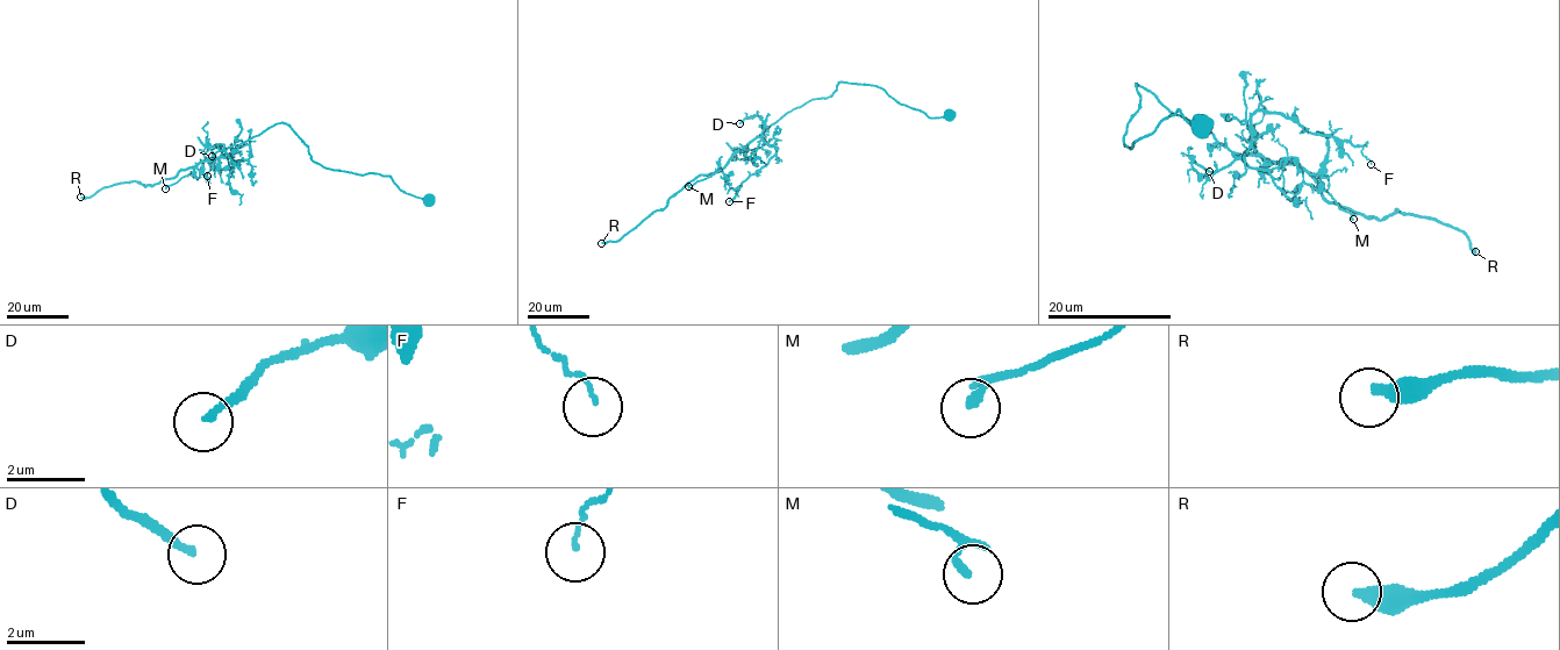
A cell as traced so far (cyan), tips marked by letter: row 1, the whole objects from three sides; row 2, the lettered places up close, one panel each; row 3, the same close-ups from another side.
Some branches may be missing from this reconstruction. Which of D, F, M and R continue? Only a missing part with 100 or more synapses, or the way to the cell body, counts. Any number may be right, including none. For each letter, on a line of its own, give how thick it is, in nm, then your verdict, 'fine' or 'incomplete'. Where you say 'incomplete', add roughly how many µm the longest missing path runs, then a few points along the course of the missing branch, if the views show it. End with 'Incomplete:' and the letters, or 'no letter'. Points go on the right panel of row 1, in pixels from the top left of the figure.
D: calibre 170 nm; fine
F: calibre 80 nm; fine
M: calibre 140 nm; fine
R: calibre 400 nm; incomplete; missing 80 µm; course (1475, 251), (1476, 264), (1380, 321), (1353, 314), (1326, 277), (1315, 276), (1339, 252)
Incomplete: R

